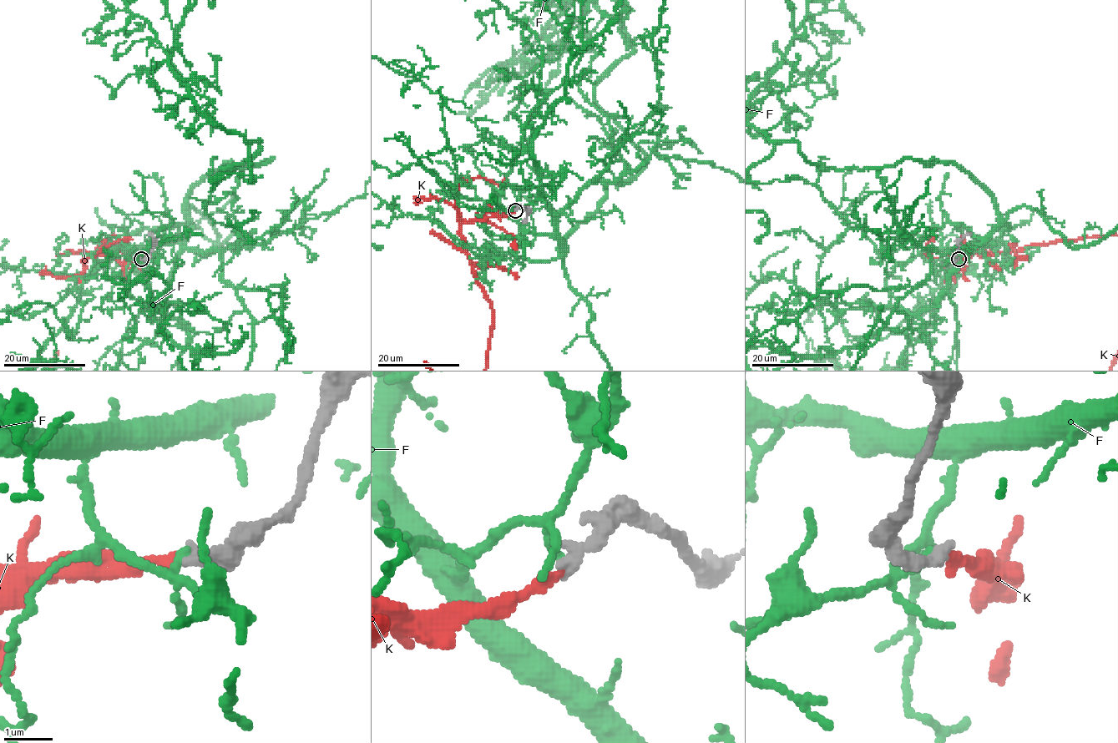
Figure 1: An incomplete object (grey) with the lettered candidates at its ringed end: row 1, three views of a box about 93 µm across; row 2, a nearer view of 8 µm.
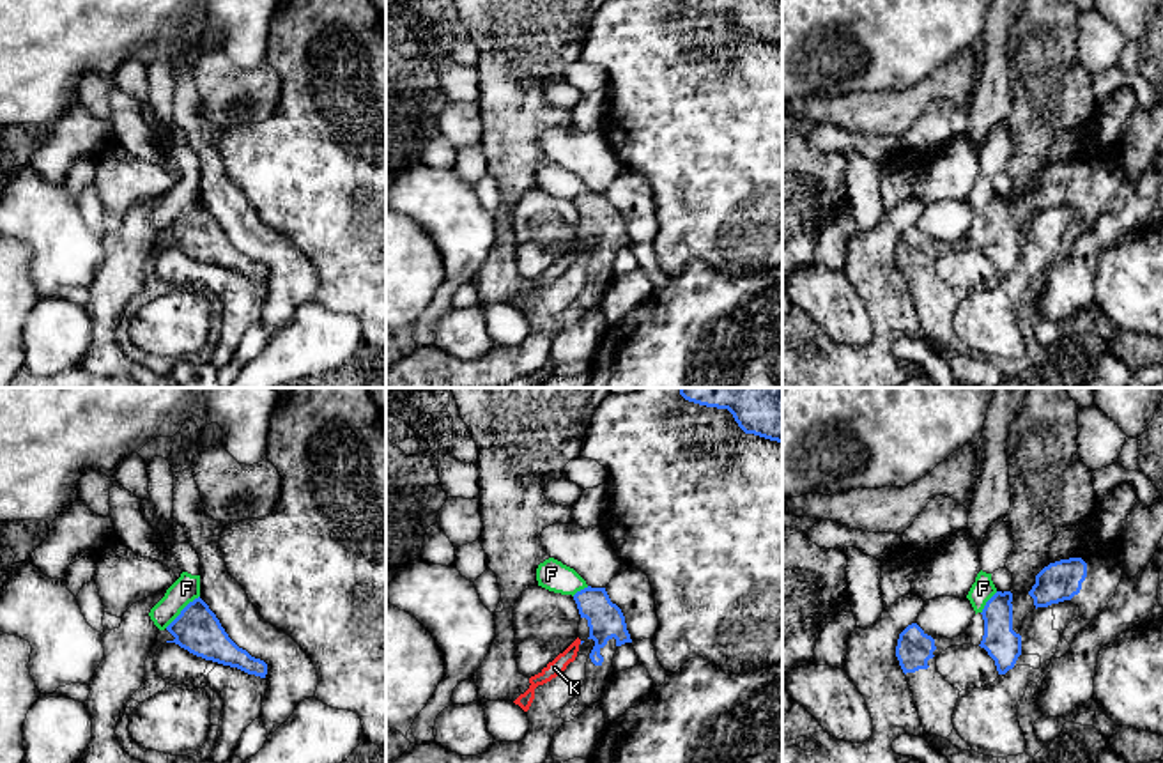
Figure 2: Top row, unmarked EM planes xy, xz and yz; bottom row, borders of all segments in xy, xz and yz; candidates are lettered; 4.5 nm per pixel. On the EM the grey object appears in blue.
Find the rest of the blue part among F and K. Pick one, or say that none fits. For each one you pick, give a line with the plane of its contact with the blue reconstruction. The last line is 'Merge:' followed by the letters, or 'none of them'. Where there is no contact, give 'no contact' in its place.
K: no contact
Merge: K

